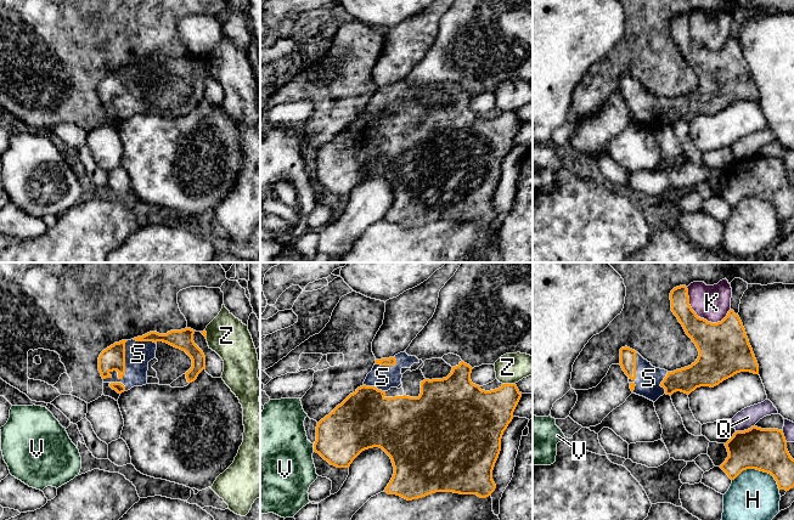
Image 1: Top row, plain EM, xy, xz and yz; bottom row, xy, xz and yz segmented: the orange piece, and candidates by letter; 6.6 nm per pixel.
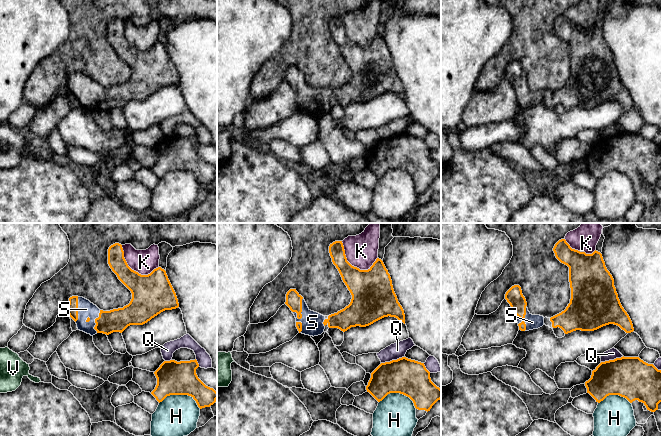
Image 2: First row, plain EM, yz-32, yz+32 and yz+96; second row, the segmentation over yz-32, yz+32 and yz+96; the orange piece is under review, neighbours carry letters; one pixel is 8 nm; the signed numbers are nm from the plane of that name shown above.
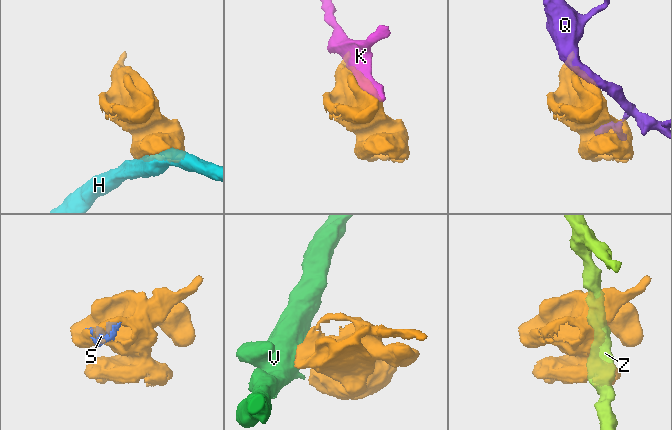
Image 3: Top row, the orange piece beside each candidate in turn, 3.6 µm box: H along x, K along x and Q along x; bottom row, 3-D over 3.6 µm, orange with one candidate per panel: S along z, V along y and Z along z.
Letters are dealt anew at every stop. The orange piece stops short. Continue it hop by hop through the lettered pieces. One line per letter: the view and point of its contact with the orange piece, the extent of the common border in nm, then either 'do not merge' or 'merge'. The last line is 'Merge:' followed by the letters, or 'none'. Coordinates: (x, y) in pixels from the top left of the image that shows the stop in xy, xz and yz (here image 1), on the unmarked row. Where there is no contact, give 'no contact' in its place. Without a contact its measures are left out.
H: yz (759, 197) | 320 nm | do not merge
K: yz (697, 44) | 340 nm | do not merge
Q: yz (744, 158) | 140 nm | do not merge
S: xy (124, 100) | 300 nm | merge
V: xz (314, 175) | 50 nm | do not merge
Z: xz (508, 112) | 90 nm | do not merge
Merge: S

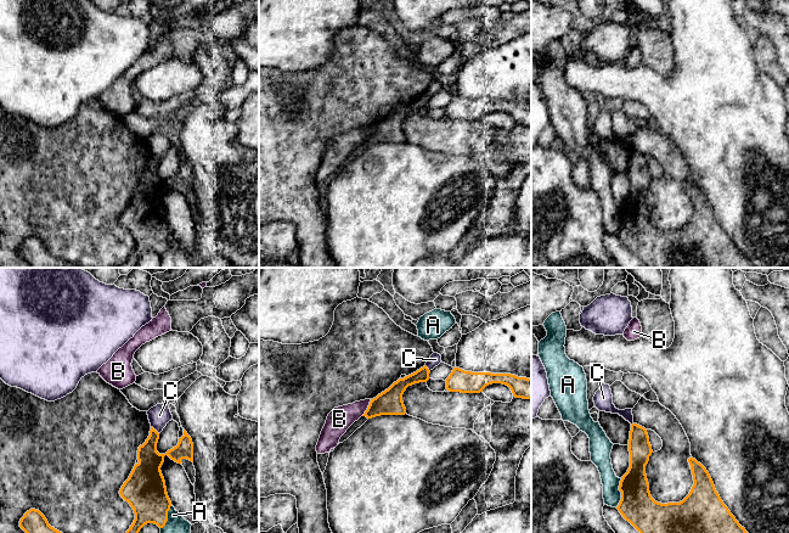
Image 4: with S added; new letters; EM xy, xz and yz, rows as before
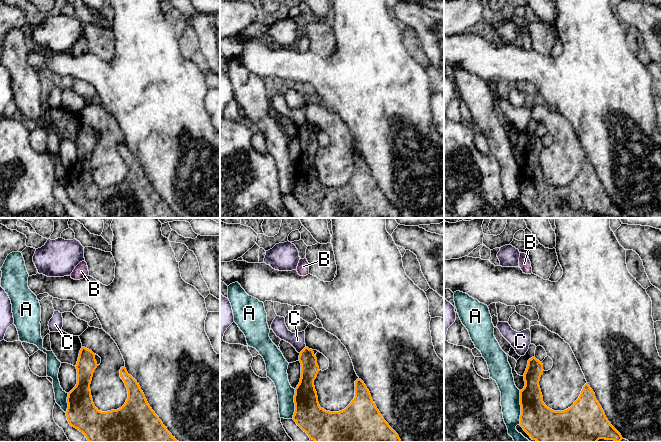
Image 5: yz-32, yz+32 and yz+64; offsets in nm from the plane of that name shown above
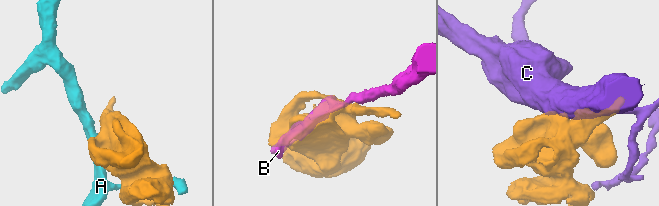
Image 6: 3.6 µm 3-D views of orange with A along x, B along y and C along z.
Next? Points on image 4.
A: yz (621, 220) | 200 nm | do not merge
B: xz (367, 135) | 130 nm | do not merge
C: xy (155, 157) | 80 nm | do not merge
Merge: none

